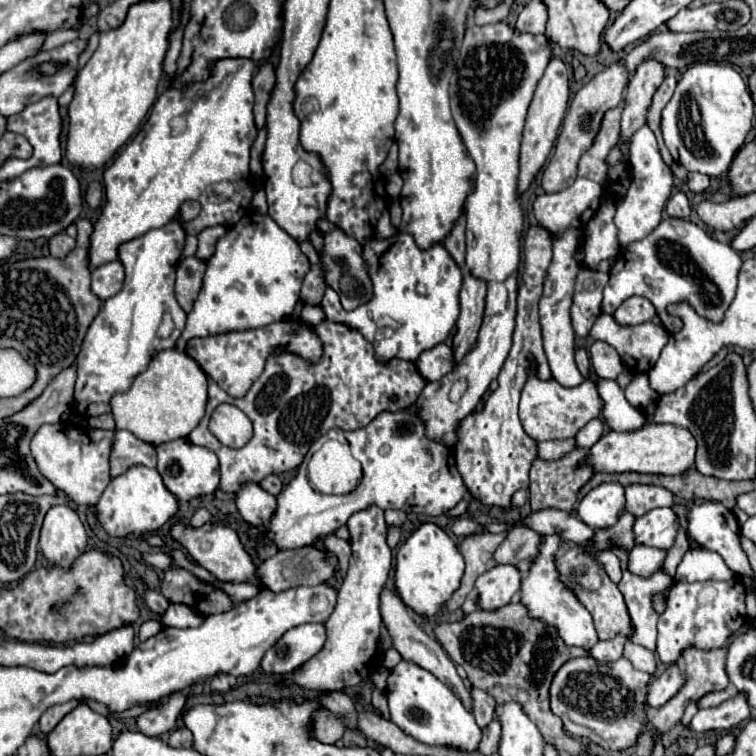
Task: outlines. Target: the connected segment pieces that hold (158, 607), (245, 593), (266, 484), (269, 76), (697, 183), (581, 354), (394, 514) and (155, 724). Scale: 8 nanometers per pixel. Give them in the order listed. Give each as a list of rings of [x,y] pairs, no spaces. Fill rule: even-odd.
[[[147,590],[145,592],[145,602],[147,602],[147,606],[155,612],[155,614],[165,614],[165,610],[167,610],[167,606],[169,606],[169,602],[167,602],[167,598],[161,594],[161,592],[153,592],[153,590]]]
[[[217,582],[217,586],[219,586],[219,588],[223,588],[223,590],[233,598],[233,602],[235,602],[235,604],[245,602],[245,600],[249,600],[249,598],[257,596],[260,590],[259,587],[250,583],[219,584],[219,582]]]
[[[267,476],[267,478],[263,478],[259,486],[261,486],[263,490],[267,490],[269,494],[273,494],[273,496],[277,496],[277,494],[281,492],[281,480],[279,480],[277,476]]]
[[[263,62],[257,70],[257,74],[253,76],[253,92],[255,92],[255,106],[253,106],[253,114],[255,114],[255,124],[257,128],[265,126],[265,116],[267,116],[267,102],[271,96],[271,90],[275,86],[275,68],[271,62]]]
[[[689,172],[687,186],[691,192],[703,192],[709,188],[709,176],[705,176],[701,172]]]
[[[579,348],[579,350],[575,352],[575,360],[577,360],[579,372],[581,372],[585,378],[589,378],[589,376],[591,376],[591,364],[589,364],[589,356],[587,356],[587,352],[585,352],[583,348]]]
[[[387,510],[385,512],[385,522],[387,522],[387,528],[401,526],[405,522],[405,512],[401,512],[401,510]]]
[[[181,692],[171,694],[167,700],[163,700],[159,706],[149,708],[137,718],[139,732],[147,736],[161,736],[175,728],[175,720],[179,718],[181,710],[185,708],[185,696]]]

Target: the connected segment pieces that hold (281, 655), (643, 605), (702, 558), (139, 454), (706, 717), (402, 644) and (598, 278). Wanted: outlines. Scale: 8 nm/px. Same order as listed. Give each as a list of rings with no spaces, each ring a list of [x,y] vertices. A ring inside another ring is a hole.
[[[303,624],[287,630],[275,646],[271,646],[263,660],[261,668],[267,674],[285,674],[303,666],[313,654],[325,644],[325,626],[323,624]]]
[[[613,546],[613,552],[621,560],[623,576],[617,586],[619,586],[621,594],[625,596],[625,604],[627,604],[631,620],[633,620],[634,633],[631,640],[640,640],[642,646],[656,651],[659,614],[653,608],[653,596],[665,594],[671,588],[673,578],[669,574],[665,574],[663,570],[659,570],[647,578],[637,576],[627,570],[629,550],[625,550],[621,546]]]
[[[687,550],[677,566],[677,582],[705,582],[705,580],[729,580],[735,574],[721,562],[721,556],[711,550]]]
[[[117,430],[109,460],[111,460],[111,478],[115,478],[117,474],[123,474],[129,466],[135,466],[135,464],[153,468],[155,450],[147,448],[147,444],[141,442],[139,438],[135,438],[131,432]]]
[[[737,692],[733,698],[727,702],[715,706],[715,708],[705,708],[699,710],[693,720],[691,720],[691,730],[693,732],[707,732],[707,730],[729,730],[743,720],[747,720],[751,714],[751,706],[747,702],[745,692]]]
[[[383,590],[383,594],[381,594],[381,616],[383,616],[383,622],[385,622],[385,626],[387,626],[389,634],[391,634],[391,638],[393,638],[393,646],[399,650],[399,654],[401,654],[405,660],[411,660],[411,662],[417,662],[419,666],[425,666],[425,670],[429,670],[429,672],[435,674],[443,684],[447,684],[447,686],[451,688],[451,692],[463,702],[463,706],[465,706],[469,712],[473,712],[471,690],[469,690],[469,686],[465,686],[463,680],[459,678],[459,674],[457,674],[455,664],[451,662],[451,658],[445,654],[445,650],[441,648],[441,644],[439,644],[435,638],[427,636],[427,634],[413,622],[411,614],[407,612],[405,604],[401,602],[401,598],[395,596],[395,594],[389,592],[389,590]]]
[[[581,268],[575,284],[575,296],[571,306],[571,320],[575,334],[585,338],[601,314],[601,300],[603,288],[607,286],[609,274],[599,270]]]

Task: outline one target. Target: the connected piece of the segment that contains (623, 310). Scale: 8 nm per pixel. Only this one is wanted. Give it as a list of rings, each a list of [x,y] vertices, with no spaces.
[[[631,296],[627,298],[613,314],[615,322],[621,326],[635,326],[651,320],[655,316],[655,306],[641,296]]]

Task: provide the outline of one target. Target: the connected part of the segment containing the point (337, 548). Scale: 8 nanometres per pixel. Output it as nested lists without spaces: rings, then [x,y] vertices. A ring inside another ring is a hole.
[[[329,534],[329,536],[325,538],[325,546],[341,560],[341,568],[343,568],[343,570],[341,570],[341,576],[345,576],[345,570],[347,570],[347,564],[349,564],[349,554],[351,554],[349,542],[337,538],[335,534]]]

